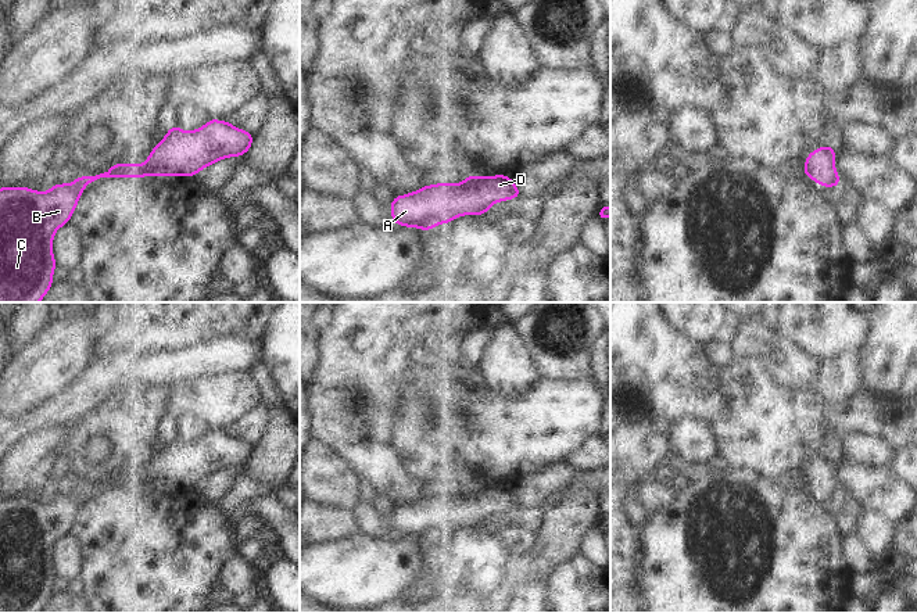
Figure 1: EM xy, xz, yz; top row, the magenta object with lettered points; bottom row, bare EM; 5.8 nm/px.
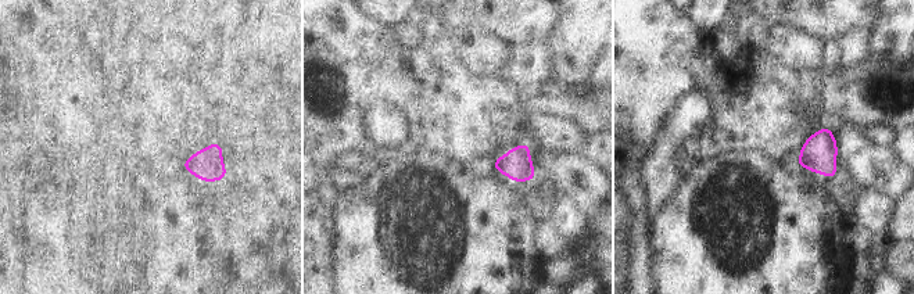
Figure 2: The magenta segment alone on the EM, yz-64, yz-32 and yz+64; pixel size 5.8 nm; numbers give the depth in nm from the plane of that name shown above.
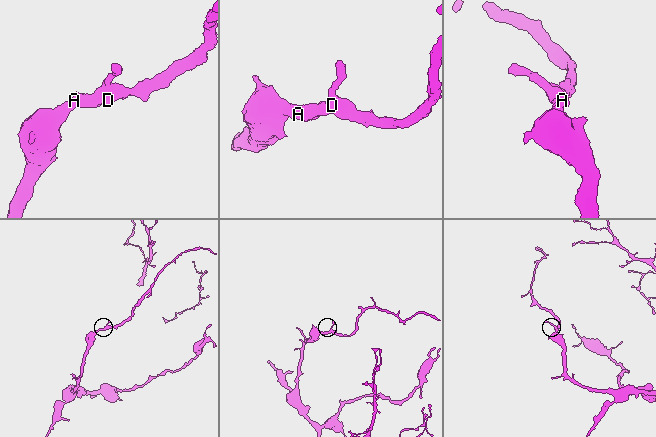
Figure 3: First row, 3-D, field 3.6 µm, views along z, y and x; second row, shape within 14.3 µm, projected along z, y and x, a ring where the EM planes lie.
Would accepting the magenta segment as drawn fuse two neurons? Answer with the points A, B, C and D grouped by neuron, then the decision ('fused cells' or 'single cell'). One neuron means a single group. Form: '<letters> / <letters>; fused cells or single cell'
A B C D; single cell

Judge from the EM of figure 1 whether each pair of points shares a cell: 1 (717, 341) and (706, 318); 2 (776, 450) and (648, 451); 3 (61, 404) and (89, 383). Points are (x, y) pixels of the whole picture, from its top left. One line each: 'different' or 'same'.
1: same
2: same
3: same

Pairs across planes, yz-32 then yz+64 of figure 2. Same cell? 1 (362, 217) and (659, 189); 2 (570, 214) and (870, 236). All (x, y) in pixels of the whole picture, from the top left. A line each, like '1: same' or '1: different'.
1: different
2: same

